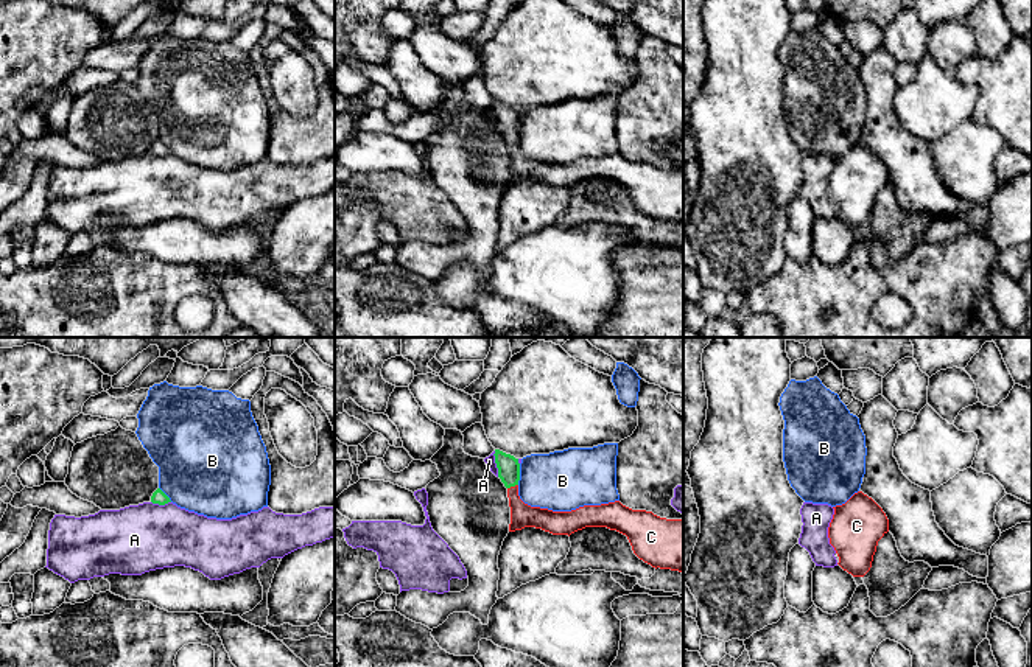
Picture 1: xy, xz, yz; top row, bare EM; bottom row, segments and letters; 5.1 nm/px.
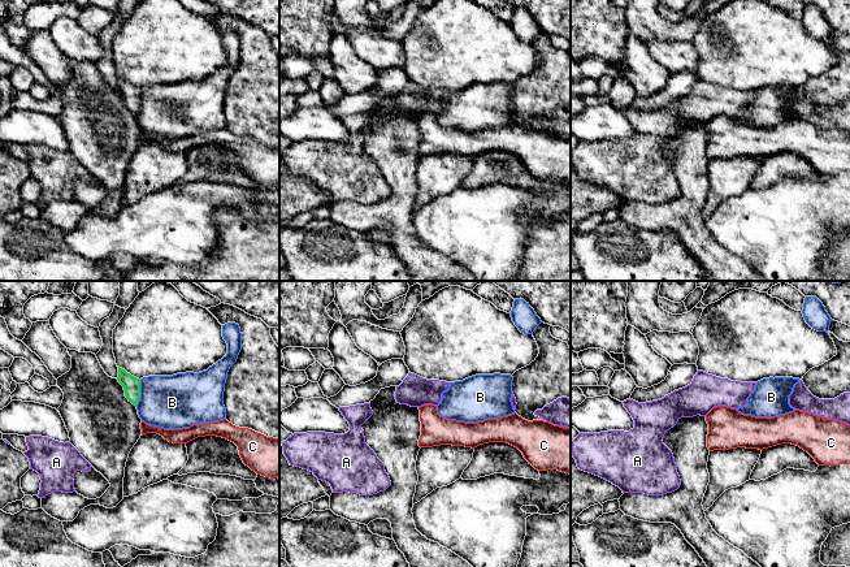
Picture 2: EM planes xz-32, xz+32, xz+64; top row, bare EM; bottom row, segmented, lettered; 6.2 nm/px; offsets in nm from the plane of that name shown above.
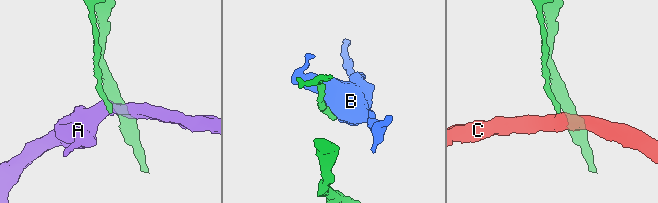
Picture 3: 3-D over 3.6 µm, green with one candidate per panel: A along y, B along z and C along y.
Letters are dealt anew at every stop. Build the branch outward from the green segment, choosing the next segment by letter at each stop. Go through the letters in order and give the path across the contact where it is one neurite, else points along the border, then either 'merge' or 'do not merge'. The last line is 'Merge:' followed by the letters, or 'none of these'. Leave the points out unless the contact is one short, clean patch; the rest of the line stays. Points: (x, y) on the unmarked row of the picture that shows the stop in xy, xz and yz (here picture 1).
A: along xz (494, 103), (498, 128) | do not merge
B: along xz (520, 115), (520, 131), (517, 136) | do not merge
C: across xz (508, 117), (512, 137), (512, 148), (522, 167) | merge
Merge: C

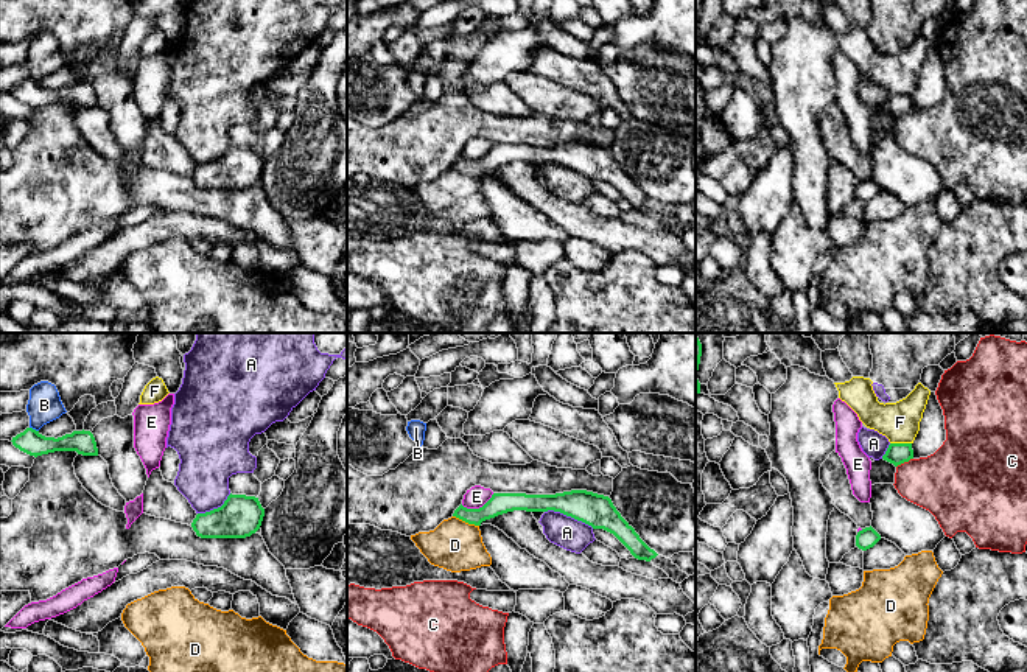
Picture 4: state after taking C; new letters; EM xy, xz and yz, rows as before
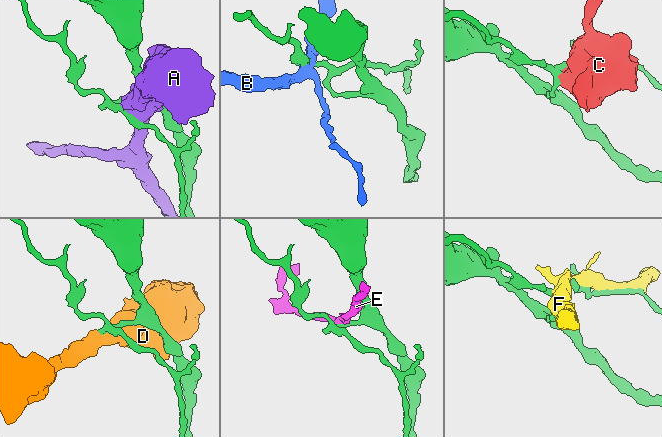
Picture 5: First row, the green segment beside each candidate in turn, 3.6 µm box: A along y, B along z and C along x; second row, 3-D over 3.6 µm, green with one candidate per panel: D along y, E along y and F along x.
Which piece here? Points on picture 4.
A: do not merge
B: along xy (30, 78), (38, 83) | do not merge
C: do not merge
D: along xz (453, 167), (478, 178) | do not merge
E: along xz (494, 145), (478, 159), (464, 159), (461, 156) | do not merge
F: do not merge
Merge: none of these

